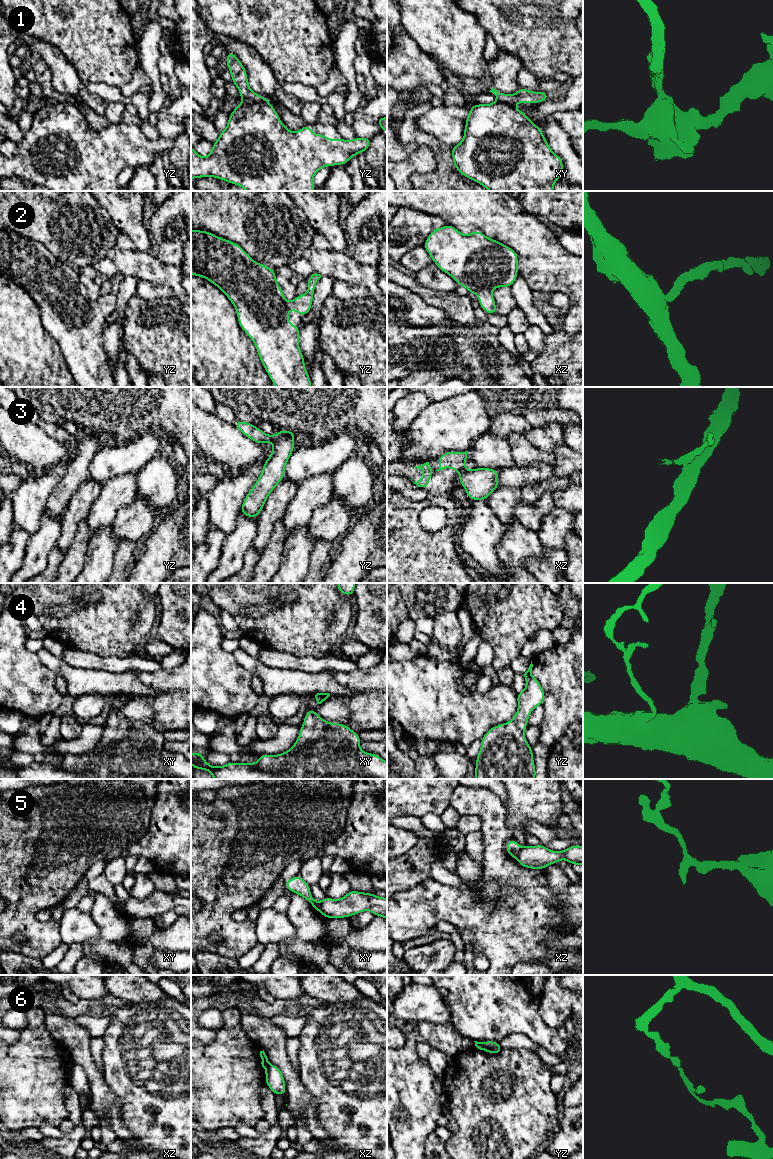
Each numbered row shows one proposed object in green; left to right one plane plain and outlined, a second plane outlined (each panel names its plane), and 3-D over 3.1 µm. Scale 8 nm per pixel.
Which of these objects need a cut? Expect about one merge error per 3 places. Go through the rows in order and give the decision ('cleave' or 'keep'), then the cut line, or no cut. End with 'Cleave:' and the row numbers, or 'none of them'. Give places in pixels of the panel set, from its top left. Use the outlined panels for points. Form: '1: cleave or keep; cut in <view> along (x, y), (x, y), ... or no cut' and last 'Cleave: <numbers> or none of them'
1: cleave; cut in yz along (267, 99), (261, 102), (242, 102)
2: keep; no cut
3: cleave; cut in yz along (276, 435), (273, 440)
4: keep; no cut
5: cleave; cut in xz along (521, 847), (515, 858)
6: cleave; cut in xz along (270, 1064), (265, 1069)
Cleave: 1, 3, 5, 6

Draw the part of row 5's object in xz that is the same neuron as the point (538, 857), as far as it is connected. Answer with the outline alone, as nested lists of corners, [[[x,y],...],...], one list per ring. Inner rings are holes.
[[[539,844],[536,846],[524,846],[515,858],[523,867],[529,869],[543,870],[551,864],[556,864],[565,859],[572,865],[583,866],[583,846],[571,845],[563,851],[552,851]]]

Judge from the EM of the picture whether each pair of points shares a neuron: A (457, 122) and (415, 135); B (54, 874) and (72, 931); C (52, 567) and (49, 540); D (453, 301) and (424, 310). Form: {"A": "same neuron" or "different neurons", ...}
{"A": "different neurons", "B": "different neurons", "C": "different neurons", "D": "different neurons"}

